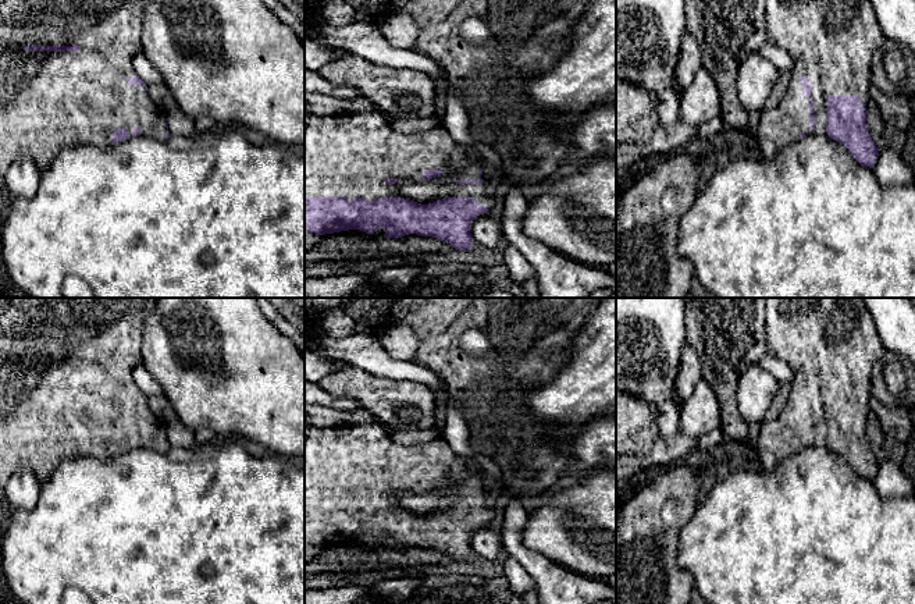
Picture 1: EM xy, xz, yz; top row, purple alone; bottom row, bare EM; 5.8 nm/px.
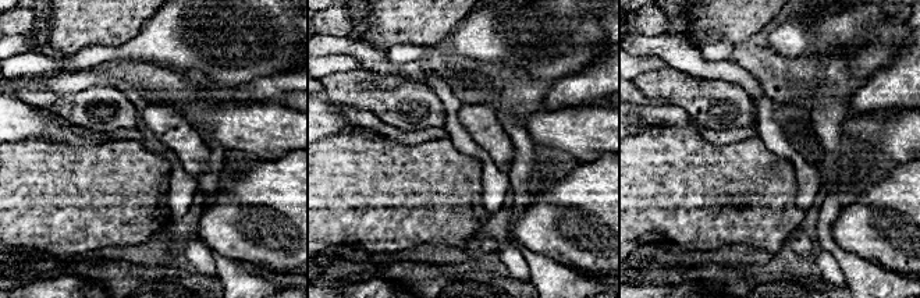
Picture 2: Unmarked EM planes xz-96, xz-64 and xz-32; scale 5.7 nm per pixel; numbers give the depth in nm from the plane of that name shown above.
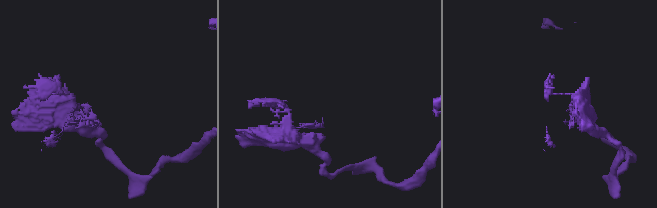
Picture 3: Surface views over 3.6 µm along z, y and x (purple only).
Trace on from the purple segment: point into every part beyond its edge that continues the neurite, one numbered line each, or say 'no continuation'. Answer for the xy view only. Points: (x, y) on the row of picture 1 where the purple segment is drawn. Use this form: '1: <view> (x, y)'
1: xy (49, 100)

